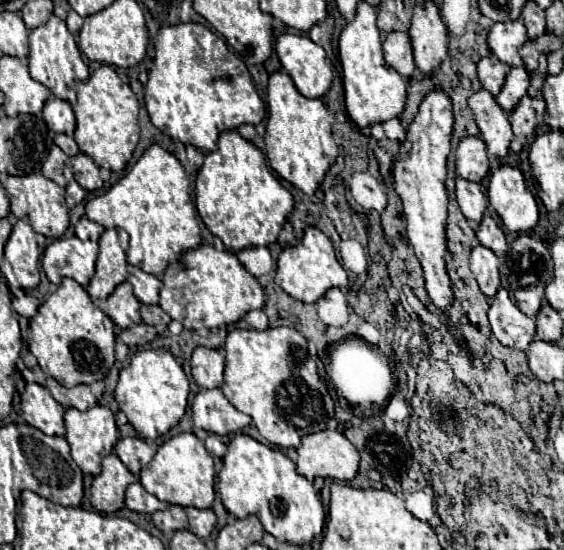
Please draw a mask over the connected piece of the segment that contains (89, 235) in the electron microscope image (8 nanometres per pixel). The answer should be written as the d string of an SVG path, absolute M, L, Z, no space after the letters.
M82 217L78 223L76 223L76 236L82 240L98 241L98 237L102 235L104 227L90 221L88 217Z

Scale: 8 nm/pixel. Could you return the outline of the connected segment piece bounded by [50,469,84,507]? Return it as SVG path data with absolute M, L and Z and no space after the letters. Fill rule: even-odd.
M76 469L70 485L50 489L50 501L64 505L64 507L78 507L84 496L83 477L84 474L81 469Z

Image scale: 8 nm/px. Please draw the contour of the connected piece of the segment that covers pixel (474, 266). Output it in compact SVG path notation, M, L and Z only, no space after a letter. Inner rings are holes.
M478 245L472 249L470 269L472 269L472 273L480 285L480 291L486 297L494 297L496 291L500 289L498 265L500 265L500 259L496 255L492 255L492 251L488 251L486 247Z

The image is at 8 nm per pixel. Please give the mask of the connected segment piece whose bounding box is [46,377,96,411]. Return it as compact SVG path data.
M48 377L46 387L50 389L52 397L54 397L62 407L66 407L66 409L68 409L68 407L74 407L74 409L78 409L78 411L86 411L86 409L90 409L90 407L96 405L96 397L92 395L92 391L90 391L88 385L76 385L76 387L72 387L72 389L66 389L66 387L62 387L56 379Z

